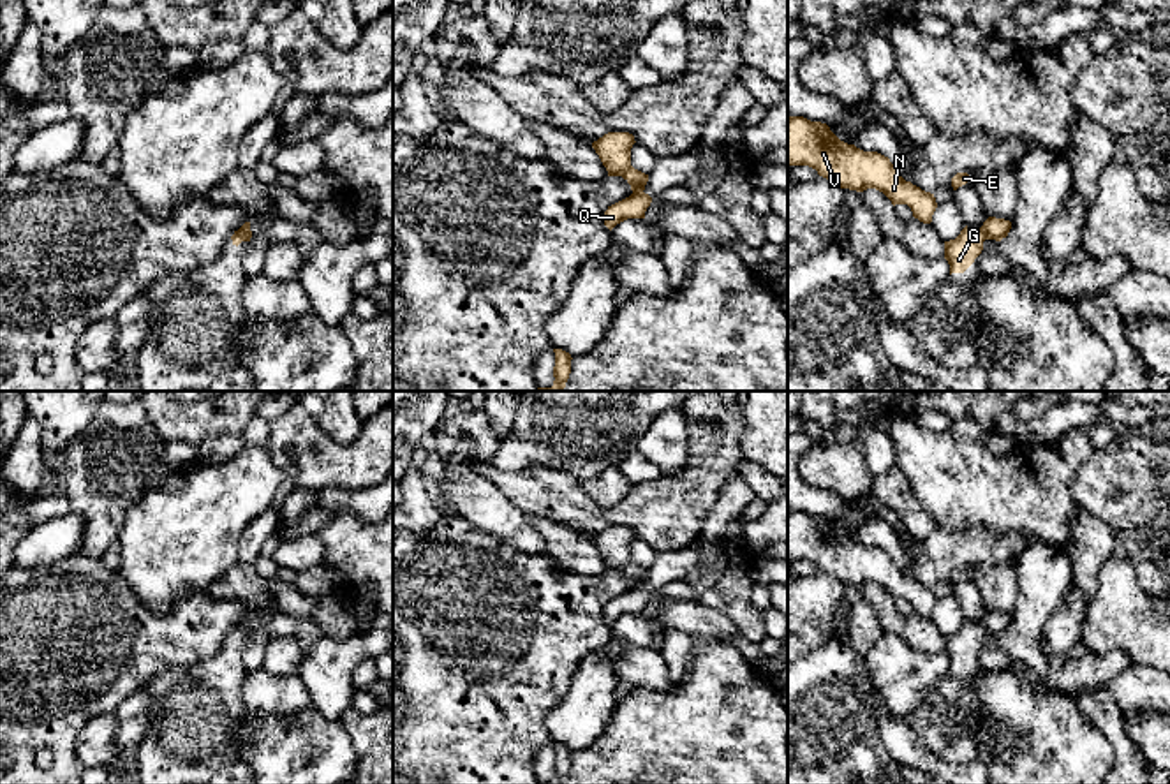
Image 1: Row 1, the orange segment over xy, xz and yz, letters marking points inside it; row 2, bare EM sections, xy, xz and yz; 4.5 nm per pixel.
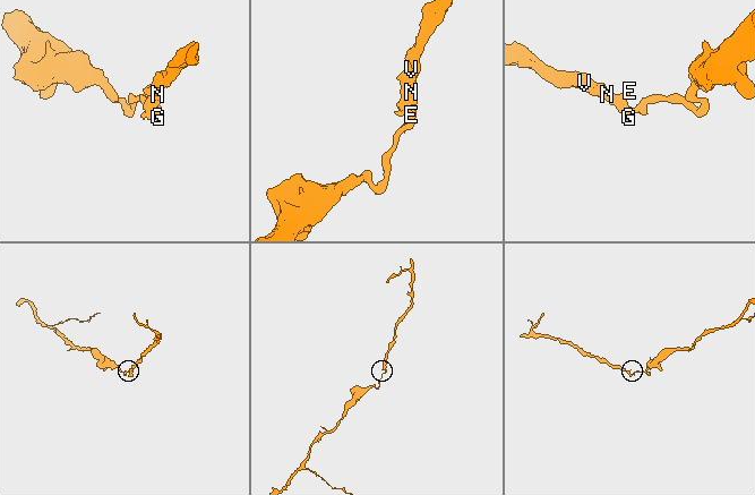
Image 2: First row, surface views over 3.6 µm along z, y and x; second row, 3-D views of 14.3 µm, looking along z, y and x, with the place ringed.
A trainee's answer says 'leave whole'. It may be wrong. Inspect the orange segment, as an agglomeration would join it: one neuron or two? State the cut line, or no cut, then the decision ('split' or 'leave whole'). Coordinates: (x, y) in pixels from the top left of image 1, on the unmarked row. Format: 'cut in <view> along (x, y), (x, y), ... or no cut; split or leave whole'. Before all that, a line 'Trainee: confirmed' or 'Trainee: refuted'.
Trainee: refuted
cut in yz along (980, 622), (989, 633); split

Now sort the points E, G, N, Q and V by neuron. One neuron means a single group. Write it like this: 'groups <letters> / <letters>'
groups E G N V / Q

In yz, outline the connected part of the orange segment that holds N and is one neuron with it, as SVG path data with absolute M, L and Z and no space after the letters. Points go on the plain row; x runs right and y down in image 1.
M803 511L788 513L788 562L809 560L819 571L840 583L863 587L876 583L892 599L907 599L913 611L923 618L932 617L937 603L930 587L906 576L888 551L878 546L863 546L840 536L826 518L811 516Z

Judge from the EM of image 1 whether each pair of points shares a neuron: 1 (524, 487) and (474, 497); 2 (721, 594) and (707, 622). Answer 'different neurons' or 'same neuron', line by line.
1: different neurons
2: different neurons

